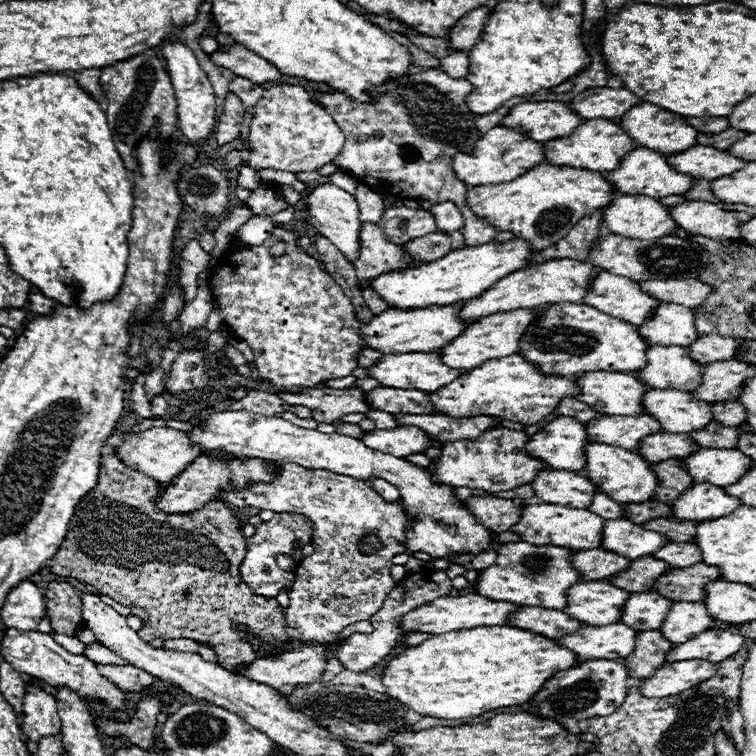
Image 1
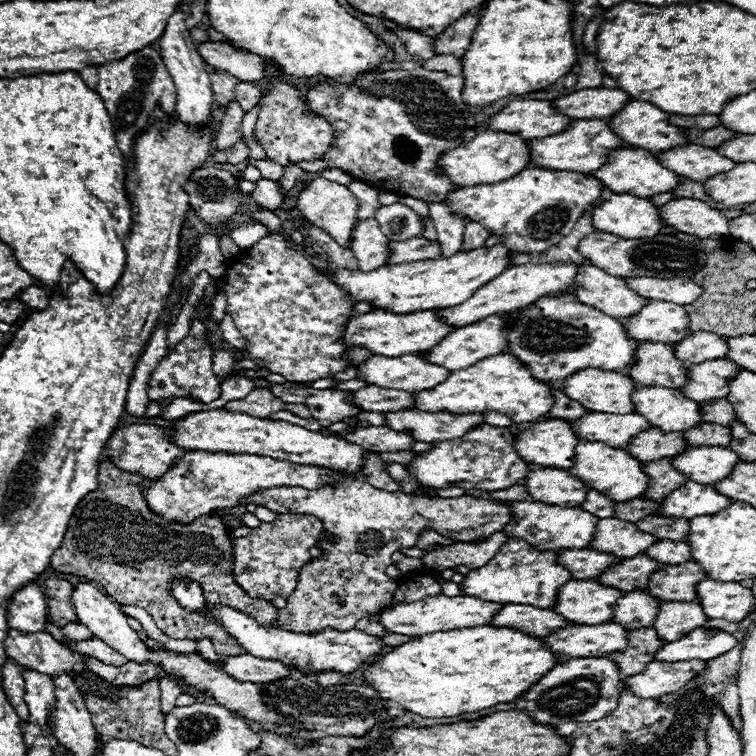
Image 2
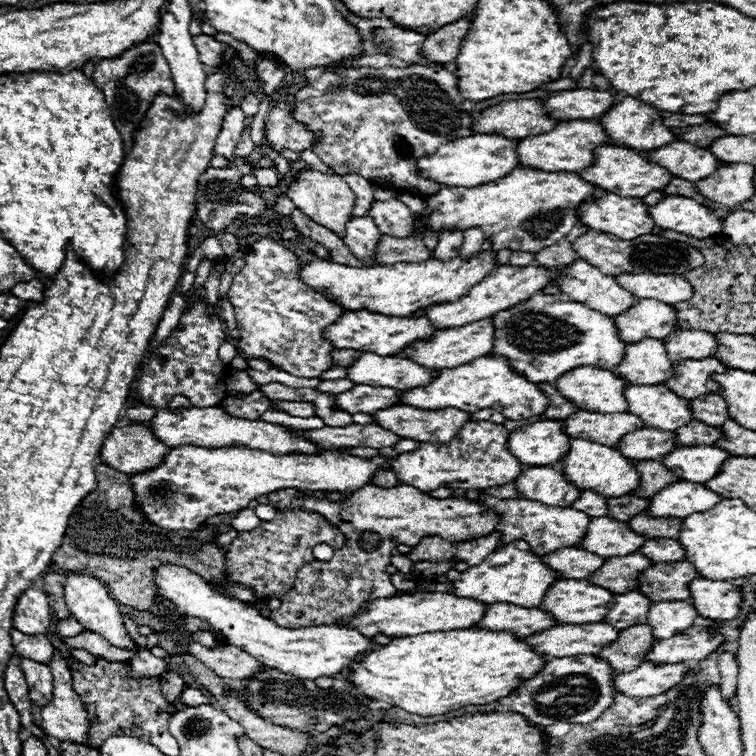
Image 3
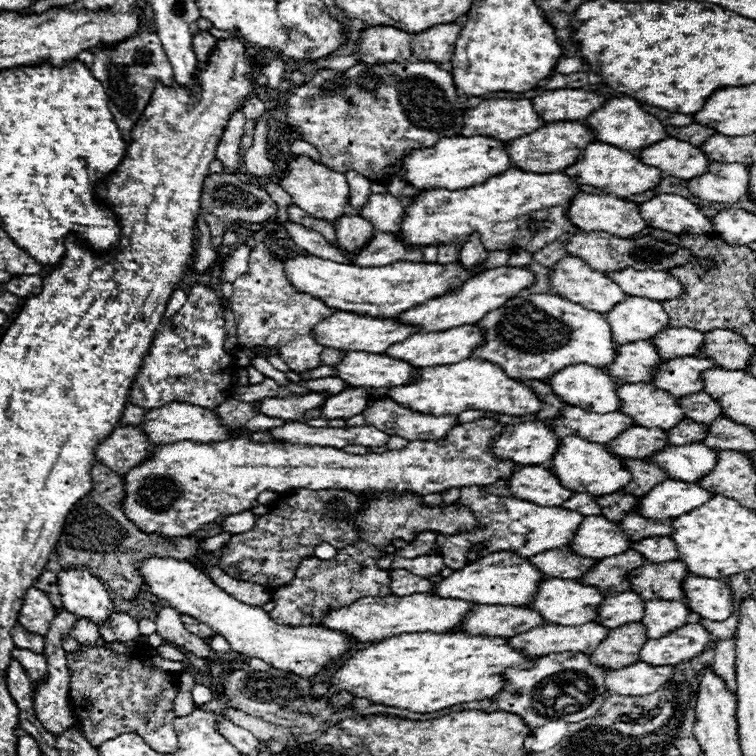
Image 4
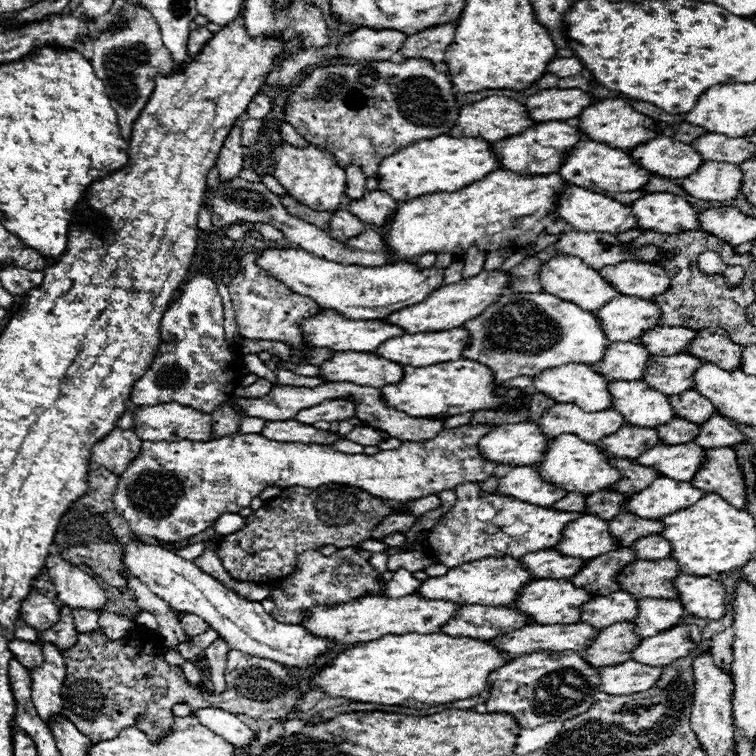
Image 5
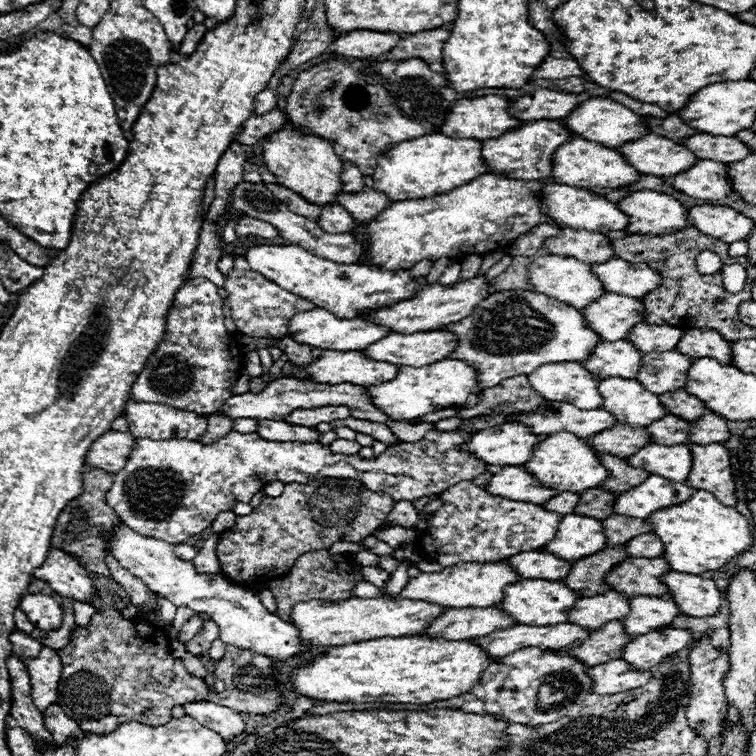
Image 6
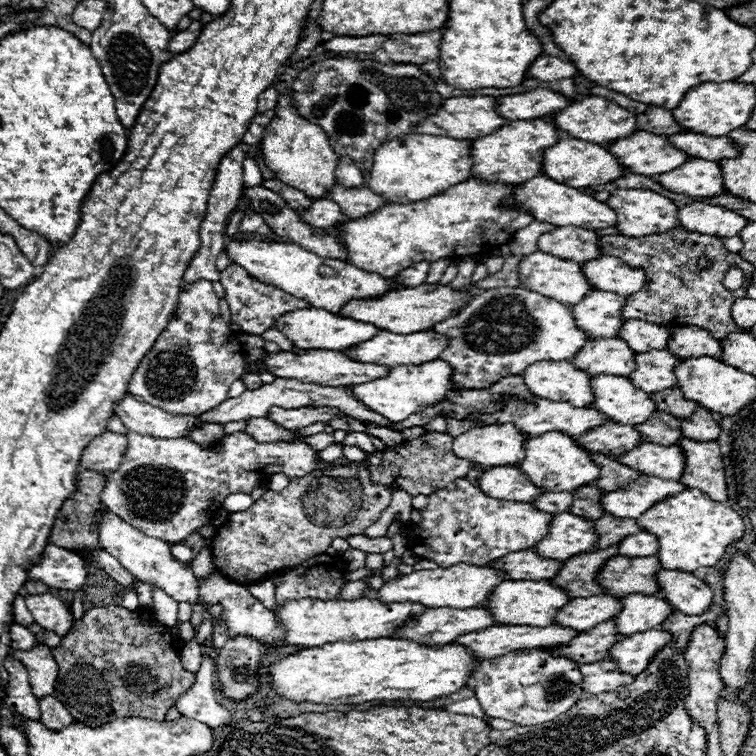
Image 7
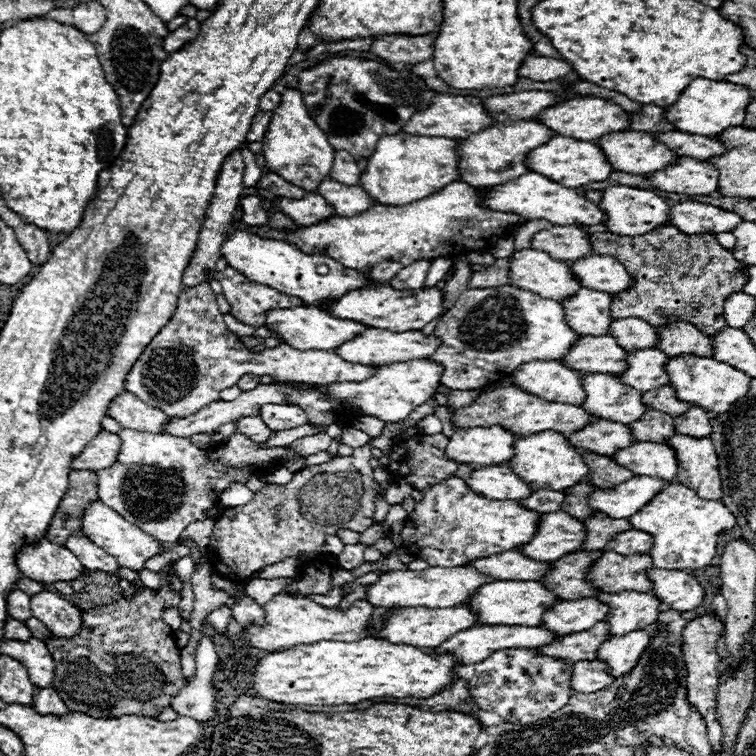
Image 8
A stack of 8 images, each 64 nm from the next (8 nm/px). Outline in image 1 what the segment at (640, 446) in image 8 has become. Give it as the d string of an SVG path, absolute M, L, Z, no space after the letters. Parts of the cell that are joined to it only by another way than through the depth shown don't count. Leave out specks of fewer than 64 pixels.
M700 448L688 458L682 458L682 464L696 482L728 486L750 468L752 460L734 448Z

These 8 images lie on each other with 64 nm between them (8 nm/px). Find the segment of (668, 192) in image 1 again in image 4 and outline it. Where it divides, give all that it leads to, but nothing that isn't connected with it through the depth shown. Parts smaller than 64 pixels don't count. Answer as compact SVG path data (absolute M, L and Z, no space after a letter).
M592 142L588 144L580 158L568 166L564 170L566 176L572 176L574 182L578 184L586 184L586 186L596 186L608 194L616 194L620 198L626 198L626 196L632 196L632 194L640 194L640 192L646 192L646 190L652 190L660 178L662 178L662 172L658 168L652 168L652 166L646 166L642 164L634 154L630 154L628 150L620 150L616 146L610 146L610 144L602 144L602 142Z

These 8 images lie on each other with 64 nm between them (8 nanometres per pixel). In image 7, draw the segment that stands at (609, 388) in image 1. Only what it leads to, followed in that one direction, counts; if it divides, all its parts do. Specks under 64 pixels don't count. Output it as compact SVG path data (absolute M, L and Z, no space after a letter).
M536 362L524 370L522 378L534 396L546 400L568 402L580 408L588 408L594 400L590 374L574 368L570 362Z

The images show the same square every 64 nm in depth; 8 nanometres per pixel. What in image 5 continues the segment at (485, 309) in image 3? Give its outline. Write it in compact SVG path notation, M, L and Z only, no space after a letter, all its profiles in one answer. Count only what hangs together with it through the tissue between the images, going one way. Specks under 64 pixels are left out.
M484 270L474 278L466 278L456 284L440 286L438 290L428 294L422 302L388 314L384 322L402 328L404 332L436 332L436 328L454 328L454 326L464 324L464 320L478 316L486 308L486 304L492 304L492 300L496 300L504 292L506 284L508 284L506 272L498 272L498 270L486 272Z

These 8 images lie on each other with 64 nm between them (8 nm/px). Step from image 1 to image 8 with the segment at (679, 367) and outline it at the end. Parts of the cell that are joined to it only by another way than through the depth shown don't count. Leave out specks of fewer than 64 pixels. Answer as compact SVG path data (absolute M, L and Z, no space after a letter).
M580 336L562 356L562 364L584 374L618 374L626 366L626 350L612 336Z

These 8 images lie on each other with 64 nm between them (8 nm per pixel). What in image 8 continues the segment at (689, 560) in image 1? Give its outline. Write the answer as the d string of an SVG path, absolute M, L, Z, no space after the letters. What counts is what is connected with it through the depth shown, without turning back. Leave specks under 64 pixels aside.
M626 530L616 534L610 542L608 542L610 550L616 550L620 554L646 554L648 548L652 548L652 536L648 536L646 532L640 530Z

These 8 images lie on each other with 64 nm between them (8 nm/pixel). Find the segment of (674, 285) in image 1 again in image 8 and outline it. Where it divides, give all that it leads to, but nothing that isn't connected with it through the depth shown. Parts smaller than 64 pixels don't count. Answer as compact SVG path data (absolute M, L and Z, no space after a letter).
M590 254L580 260L568 262L572 276L584 286L602 292L622 292L632 284L632 278L624 266L612 256Z

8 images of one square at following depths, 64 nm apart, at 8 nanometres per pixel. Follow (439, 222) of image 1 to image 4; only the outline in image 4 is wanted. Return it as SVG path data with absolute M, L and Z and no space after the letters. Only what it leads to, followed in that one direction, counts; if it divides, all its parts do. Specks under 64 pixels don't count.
M440 246L438 248L438 264L448 264L448 262L458 262L458 246Z

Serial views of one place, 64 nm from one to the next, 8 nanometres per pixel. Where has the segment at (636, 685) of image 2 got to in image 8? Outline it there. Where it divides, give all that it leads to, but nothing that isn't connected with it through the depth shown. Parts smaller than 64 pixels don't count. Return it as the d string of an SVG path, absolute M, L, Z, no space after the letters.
M578 660L572 664L572 690L574 692L596 692L612 684L614 676L608 676L606 664L600 660Z

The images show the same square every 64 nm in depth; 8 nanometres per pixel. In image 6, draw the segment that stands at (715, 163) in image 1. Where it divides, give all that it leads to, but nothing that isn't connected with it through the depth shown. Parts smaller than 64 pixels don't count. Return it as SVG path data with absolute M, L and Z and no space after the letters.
M646 134L638 140L618 146L618 152L628 164L632 164L640 174L668 178L680 170L688 170L698 158L664 136Z

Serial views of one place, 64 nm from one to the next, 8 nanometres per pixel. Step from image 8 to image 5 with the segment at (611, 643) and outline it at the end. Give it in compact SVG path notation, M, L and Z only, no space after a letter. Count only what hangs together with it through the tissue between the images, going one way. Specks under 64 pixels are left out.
M674 626L656 636L642 638L640 644L632 650L632 660L646 666L666 666L692 650L698 648L700 628L696 626Z

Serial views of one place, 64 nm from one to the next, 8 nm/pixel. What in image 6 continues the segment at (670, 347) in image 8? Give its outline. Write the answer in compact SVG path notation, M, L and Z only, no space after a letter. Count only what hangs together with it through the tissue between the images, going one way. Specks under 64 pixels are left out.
M688 328L680 338L676 350L688 358L704 358L712 356L720 360L720 364L730 364L730 344L718 336L718 332L702 330L702 328Z

